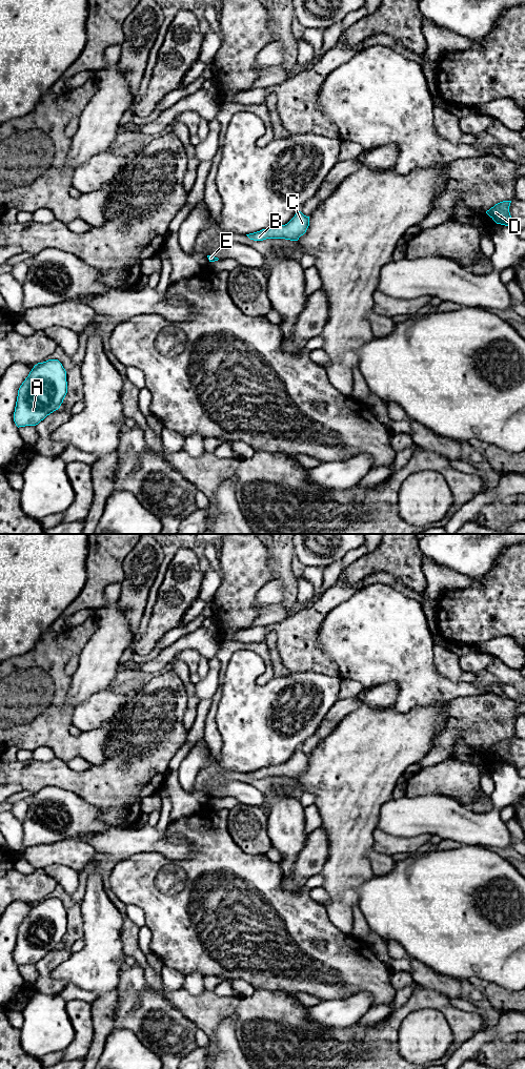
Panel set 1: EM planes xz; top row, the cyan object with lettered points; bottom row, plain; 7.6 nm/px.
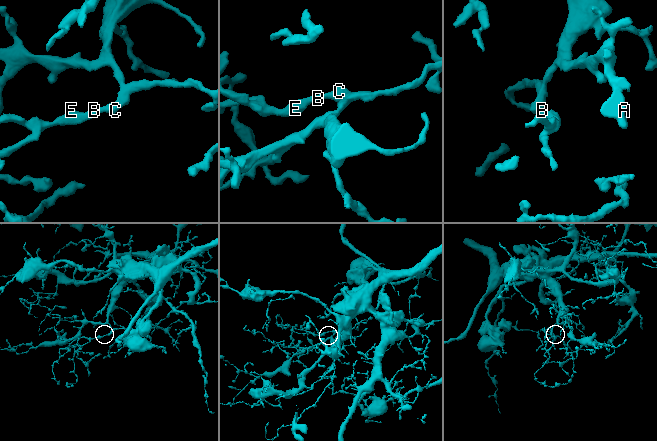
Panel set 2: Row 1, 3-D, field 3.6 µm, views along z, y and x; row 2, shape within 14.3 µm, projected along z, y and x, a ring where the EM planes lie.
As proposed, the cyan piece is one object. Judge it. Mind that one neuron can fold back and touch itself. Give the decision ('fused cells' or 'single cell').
single cell

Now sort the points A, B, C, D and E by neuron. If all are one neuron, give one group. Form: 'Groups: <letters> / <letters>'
Groups: A B C D E

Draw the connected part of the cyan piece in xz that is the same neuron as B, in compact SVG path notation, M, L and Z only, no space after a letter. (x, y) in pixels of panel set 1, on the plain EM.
M298 749L285 763L270 767L262 767L246 774L254 779L263 779L266 777L285 777L298 779L299 776L306 770L308 764L309 755L306 755L301 749Z

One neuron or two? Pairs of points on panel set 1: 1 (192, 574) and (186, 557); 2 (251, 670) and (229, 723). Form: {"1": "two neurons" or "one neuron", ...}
{"1": "one neuron", "2": "one neuron"}

